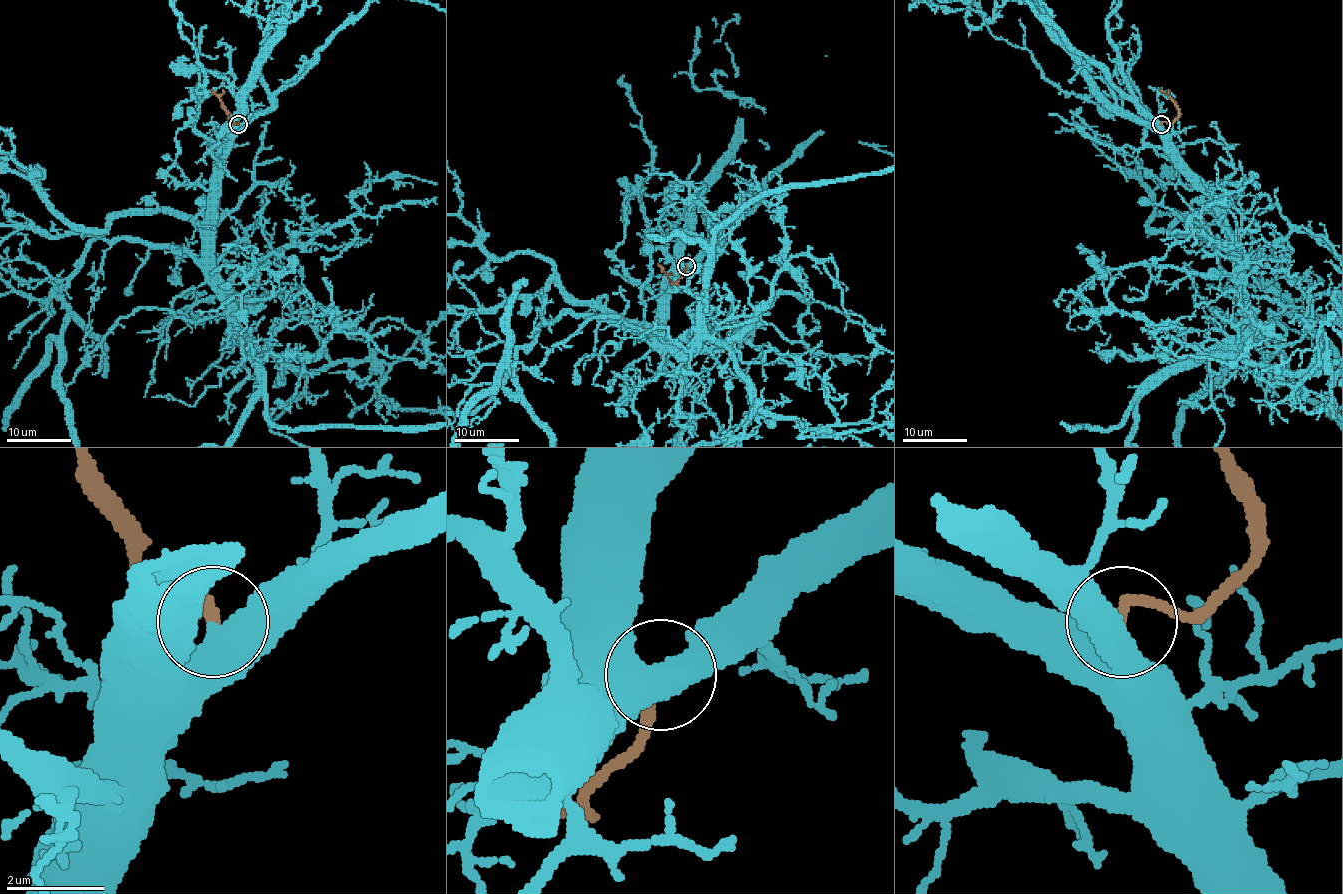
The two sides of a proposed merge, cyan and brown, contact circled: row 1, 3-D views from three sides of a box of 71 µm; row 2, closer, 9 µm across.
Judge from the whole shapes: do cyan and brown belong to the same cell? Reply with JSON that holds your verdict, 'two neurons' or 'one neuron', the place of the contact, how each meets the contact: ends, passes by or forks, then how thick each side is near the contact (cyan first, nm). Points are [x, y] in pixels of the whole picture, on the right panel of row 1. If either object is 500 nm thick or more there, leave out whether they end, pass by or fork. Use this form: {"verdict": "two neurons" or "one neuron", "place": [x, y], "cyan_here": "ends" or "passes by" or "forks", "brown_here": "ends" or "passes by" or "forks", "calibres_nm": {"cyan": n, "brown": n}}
{"verdict": "one neuron", "place": [1161, 124], "cyan_here": "passes by", "brown_here": "ends", "calibres_nm": {"cyan": 460, "brown": 240}}

